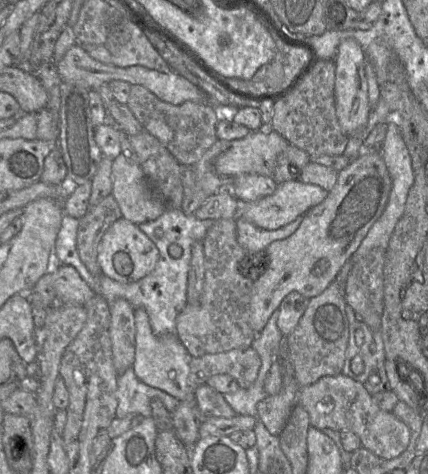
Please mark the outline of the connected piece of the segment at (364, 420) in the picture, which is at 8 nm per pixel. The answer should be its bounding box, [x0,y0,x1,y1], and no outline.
[297,374,409,458]

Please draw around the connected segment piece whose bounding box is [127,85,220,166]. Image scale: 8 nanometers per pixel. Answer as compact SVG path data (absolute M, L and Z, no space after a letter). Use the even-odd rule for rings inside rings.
M132 85L127 106L144 130L155 136L181 165L195 165L218 140L216 125L220 113L209 102L186 101L174 105L160 100L143 86Z

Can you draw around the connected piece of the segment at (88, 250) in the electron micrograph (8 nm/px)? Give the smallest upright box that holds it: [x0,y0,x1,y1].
[77,195,122,275]

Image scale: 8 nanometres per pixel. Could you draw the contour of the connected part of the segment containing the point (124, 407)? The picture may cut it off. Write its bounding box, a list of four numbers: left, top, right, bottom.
[116,367,180,418]

